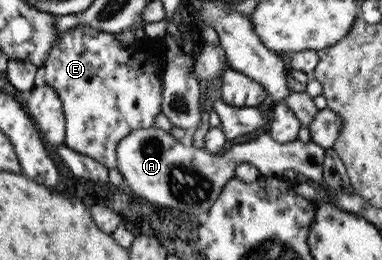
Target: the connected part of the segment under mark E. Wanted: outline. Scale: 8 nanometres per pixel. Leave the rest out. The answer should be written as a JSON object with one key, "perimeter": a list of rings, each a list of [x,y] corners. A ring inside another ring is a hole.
{"perimeter":[[[77,25],[60,32],[45,62],[40,68],[39,78],[52,86],[60,99],[65,120],[63,144],[80,155],[87,155],[93,161],[103,164],[106,169],[116,168],[116,144],[122,137],[136,129],[153,127],[154,117],[162,113],[162,91],[160,78],[165,68],[165,38],[136,39],[132,44],[120,46],[114,33],[104,33],[86,25]]]}

